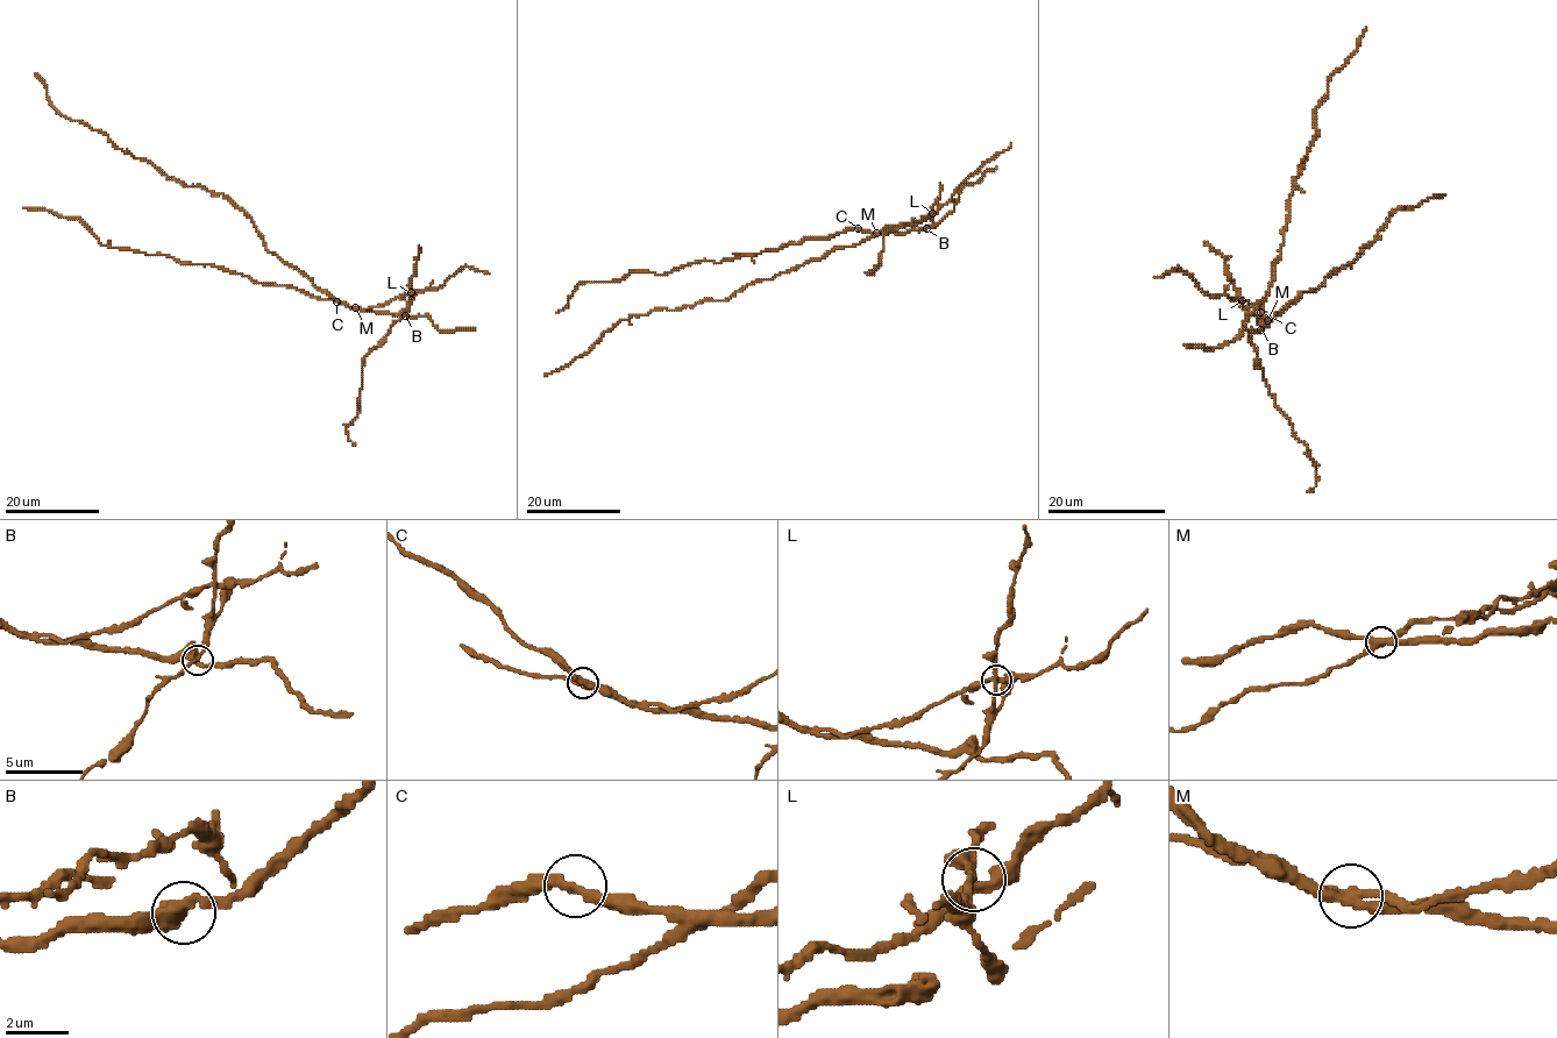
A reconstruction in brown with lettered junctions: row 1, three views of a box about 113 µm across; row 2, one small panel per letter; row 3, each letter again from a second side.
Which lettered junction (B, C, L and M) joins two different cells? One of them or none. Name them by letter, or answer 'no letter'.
L

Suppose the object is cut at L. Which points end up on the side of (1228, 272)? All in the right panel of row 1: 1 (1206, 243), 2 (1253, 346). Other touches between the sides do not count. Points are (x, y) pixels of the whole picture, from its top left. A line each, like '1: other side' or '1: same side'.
1: same side
2: same side

